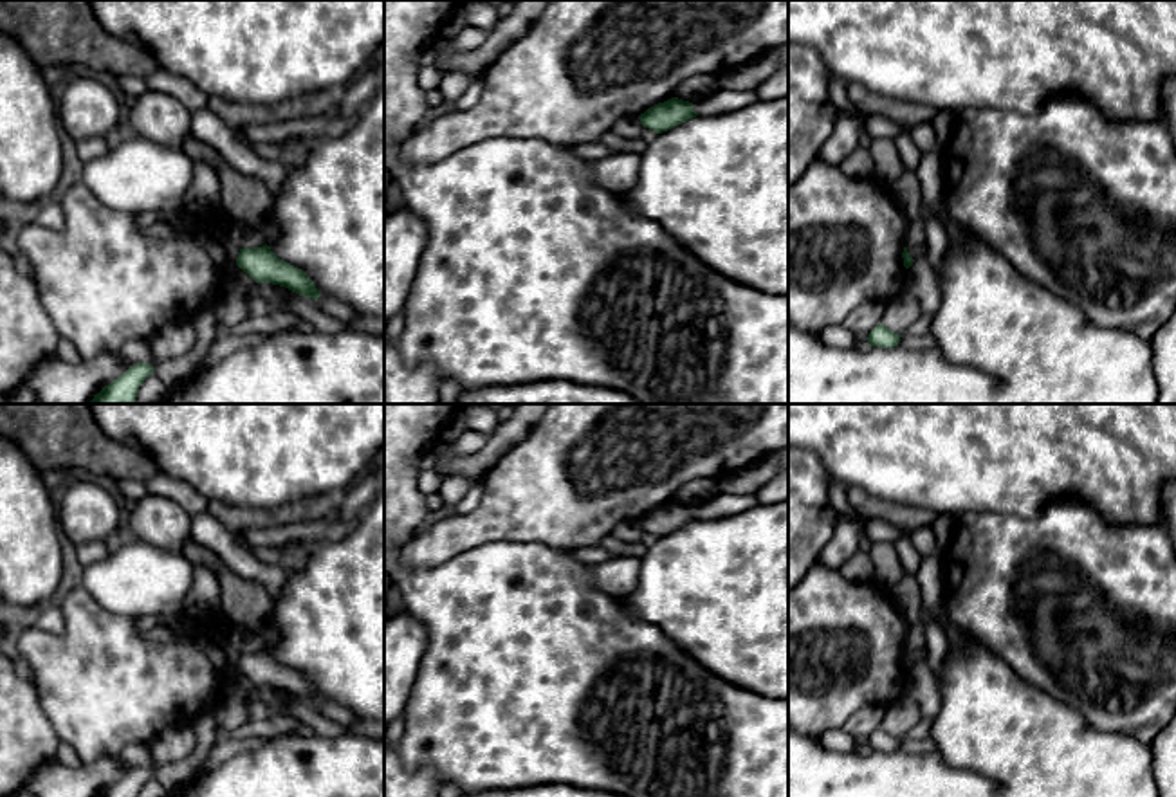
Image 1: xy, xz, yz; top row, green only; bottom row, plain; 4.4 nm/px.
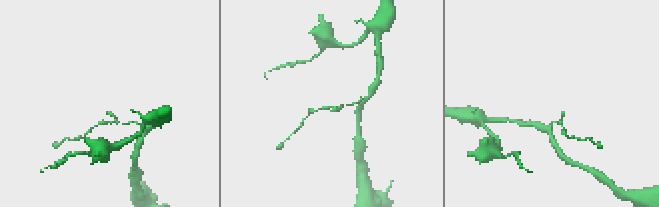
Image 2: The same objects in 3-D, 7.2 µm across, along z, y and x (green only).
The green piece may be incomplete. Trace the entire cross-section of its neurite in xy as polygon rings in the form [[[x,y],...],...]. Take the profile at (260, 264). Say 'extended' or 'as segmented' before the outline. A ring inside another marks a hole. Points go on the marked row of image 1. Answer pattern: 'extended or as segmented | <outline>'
as segmented | [[[267,243],[262,247],[240,249],[236,265],[256,283],[280,285],[316,301],[321,296],[314,281],[301,269],[280,260]]]

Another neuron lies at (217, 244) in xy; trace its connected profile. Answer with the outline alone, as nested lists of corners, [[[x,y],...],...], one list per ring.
[[[148,211],[133,216],[139,231],[152,238],[188,234],[206,249],[216,265],[227,269],[236,263],[240,247],[229,240],[227,233],[222,233],[200,215]]]

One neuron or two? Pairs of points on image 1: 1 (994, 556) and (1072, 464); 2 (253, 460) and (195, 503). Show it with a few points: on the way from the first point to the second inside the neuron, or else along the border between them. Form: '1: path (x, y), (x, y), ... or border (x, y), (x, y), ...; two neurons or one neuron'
1: border (1065, 498), (1048, 502), (1030, 518), (985, 513); two neurons
2: border (166, 473), (188, 482), (210, 500); two neurons

